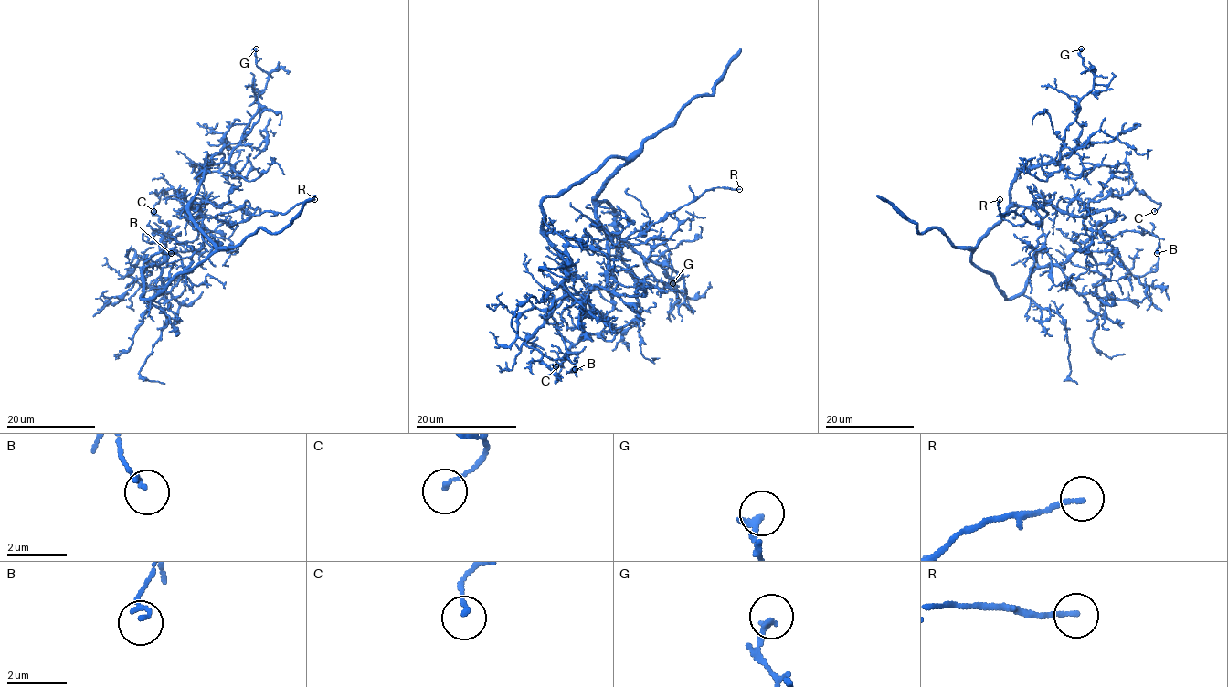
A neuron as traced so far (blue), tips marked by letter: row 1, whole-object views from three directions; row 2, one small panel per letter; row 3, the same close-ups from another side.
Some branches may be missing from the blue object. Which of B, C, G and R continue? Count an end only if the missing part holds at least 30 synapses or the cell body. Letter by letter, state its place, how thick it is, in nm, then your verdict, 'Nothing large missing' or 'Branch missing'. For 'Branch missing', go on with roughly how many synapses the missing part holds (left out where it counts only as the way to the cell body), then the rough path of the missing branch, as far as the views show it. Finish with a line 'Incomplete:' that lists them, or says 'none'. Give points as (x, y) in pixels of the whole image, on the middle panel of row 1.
B: Place: (575, 369). Thickness 130 nm. Nothing large missing
C: Place: (555, 366). Thickness 130 nm. Nothing large missing
G: Place: (672, 283). Thickness 240 nm. Nothing large missing
R: Place: (739, 189). Thickness 160 nm. Nothing large missing
Incomplete: none

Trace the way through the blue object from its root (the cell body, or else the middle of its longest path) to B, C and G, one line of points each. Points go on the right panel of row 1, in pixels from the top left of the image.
B: (973, 262), (1012, 299), (1023, 291), (1036, 269), (1062, 265), (1098, 234), (1150, 232), (1159, 237), (1157, 253)
C: (973, 262), (976, 244), (1010, 206), (1053, 205), (1085, 216), (1090, 201), (1136, 188), (1160, 204), (1154, 211)
G: (973, 262), (976, 244), (1006, 211), (1015, 177), (1022, 169), (1059, 158), (1064, 132), (1094, 84), (1081, 48)

